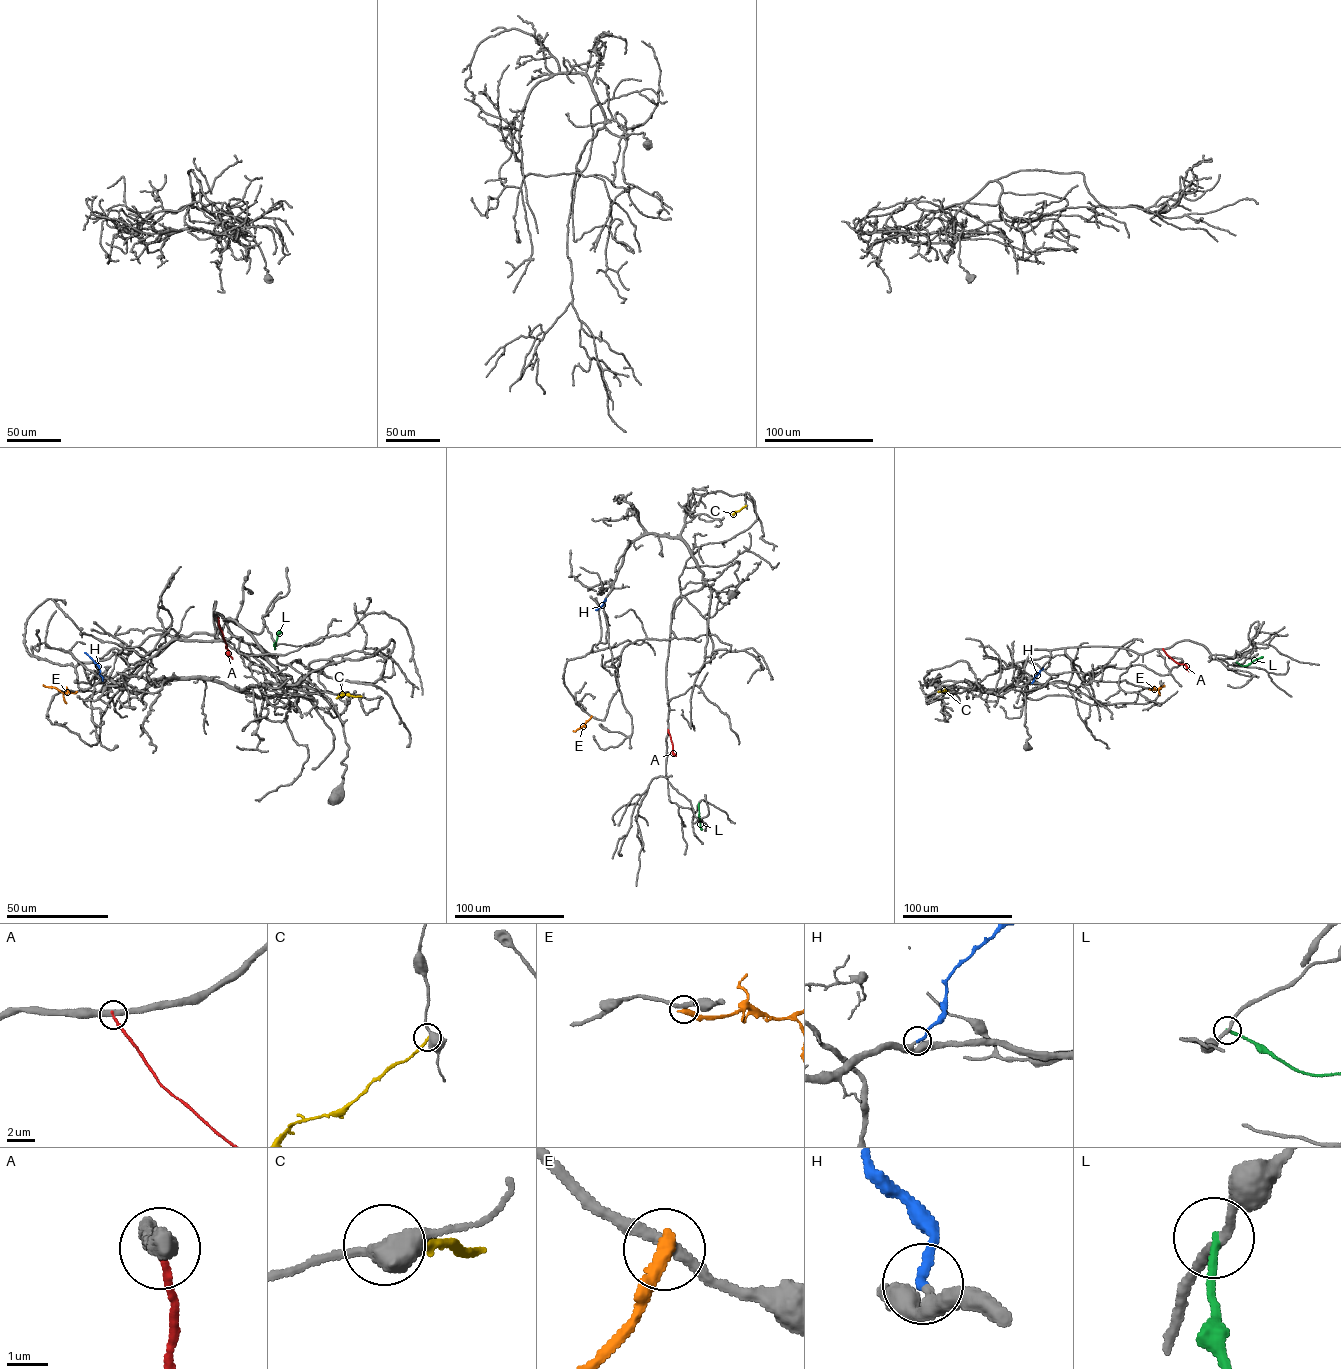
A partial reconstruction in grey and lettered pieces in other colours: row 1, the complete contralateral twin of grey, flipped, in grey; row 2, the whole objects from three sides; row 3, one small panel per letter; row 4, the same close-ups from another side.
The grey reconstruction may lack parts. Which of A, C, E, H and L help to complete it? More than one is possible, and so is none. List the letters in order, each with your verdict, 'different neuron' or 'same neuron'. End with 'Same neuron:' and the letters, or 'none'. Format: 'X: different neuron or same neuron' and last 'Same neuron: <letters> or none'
A: different neuron
C: different neuron
E: different neuron
H: same neuron
L: different neuron
Same neuron: H

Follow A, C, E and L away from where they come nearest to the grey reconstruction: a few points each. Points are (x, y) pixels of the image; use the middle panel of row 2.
A: (668, 730), (676, 756)
C: (745, 505), (733, 515)
E: (591, 716), (573, 731)
L: (698, 803), (702, 829)

